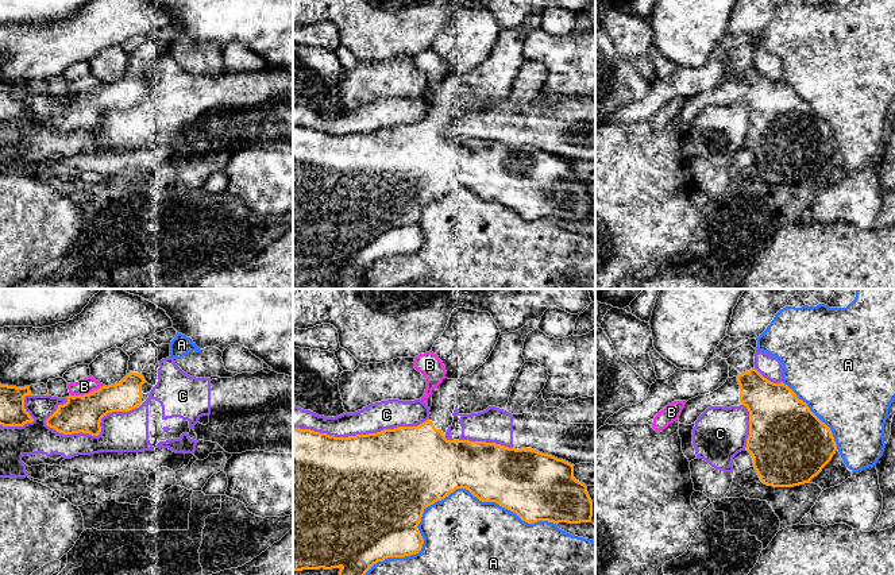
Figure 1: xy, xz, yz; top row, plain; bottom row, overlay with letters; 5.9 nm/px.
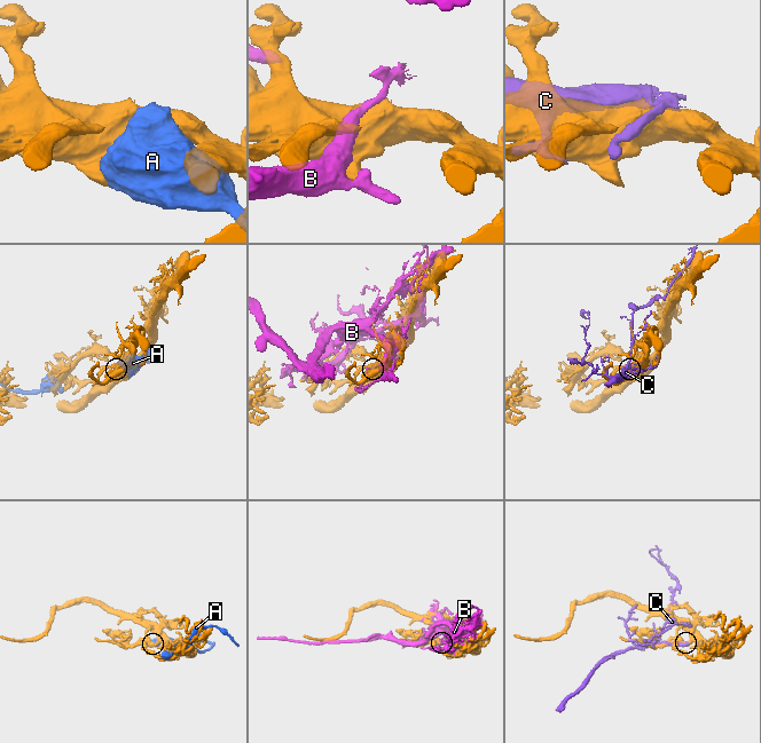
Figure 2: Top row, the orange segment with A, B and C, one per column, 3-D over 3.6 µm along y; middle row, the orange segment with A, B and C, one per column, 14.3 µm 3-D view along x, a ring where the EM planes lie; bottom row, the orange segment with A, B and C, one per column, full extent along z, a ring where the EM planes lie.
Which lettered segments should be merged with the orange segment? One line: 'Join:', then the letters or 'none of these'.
Join: none of these

